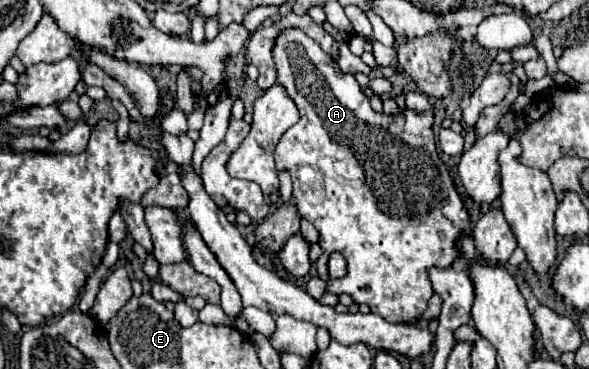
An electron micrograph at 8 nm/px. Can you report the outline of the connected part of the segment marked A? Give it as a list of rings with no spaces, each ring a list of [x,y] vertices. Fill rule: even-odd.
[[[289,29],[277,37],[273,59],[277,65],[277,83],[287,91],[301,113],[301,119],[287,129],[275,147],[275,165],[277,171],[291,173],[293,203],[297,205],[299,215],[319,231],[323,255],[315,265],[319,277],[327,283],[327,293],[347,293],[355,303],[369,305],[371,313],[381,315],[389,323],[419,323],[427,311],[427,301],[433,295],[427,271],[431,267],[451,267],[459,255],[459,239],[473,235],[469,213],[435,149],[433,109],[419,113],[405,107],[397,115],[373,111],[369,97],[355,77],[345,77],[337,63],[299,29]],[[303,165],[309,165],[315,171],[321,179],[321,191],[325,193],[303,191],[297,177]],[[333,251],[345,253],[349,261],[349,271],[343,279],[331,279],[327,275],[327,257]]]

